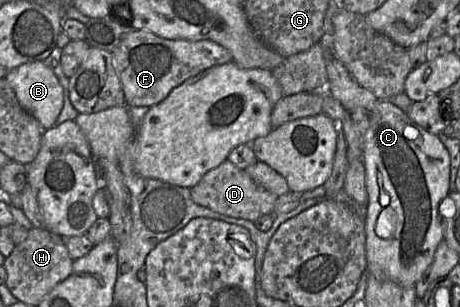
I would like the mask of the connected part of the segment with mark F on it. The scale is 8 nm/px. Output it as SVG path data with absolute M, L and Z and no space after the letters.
M133 30L111 52L113 67L120 79L125 105L152 107L190 78L232 61L230 52L210 40L164 39L151 32Z

